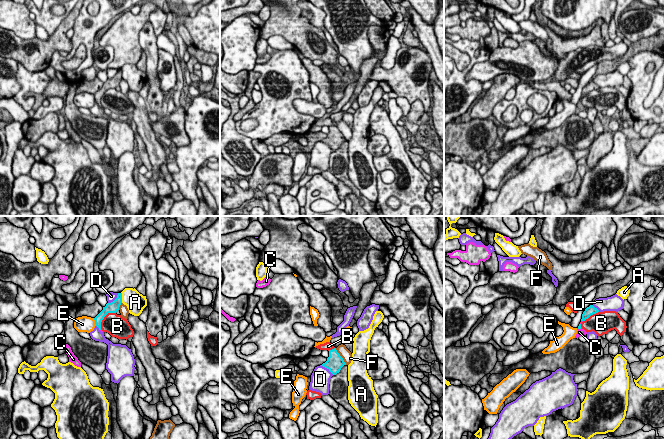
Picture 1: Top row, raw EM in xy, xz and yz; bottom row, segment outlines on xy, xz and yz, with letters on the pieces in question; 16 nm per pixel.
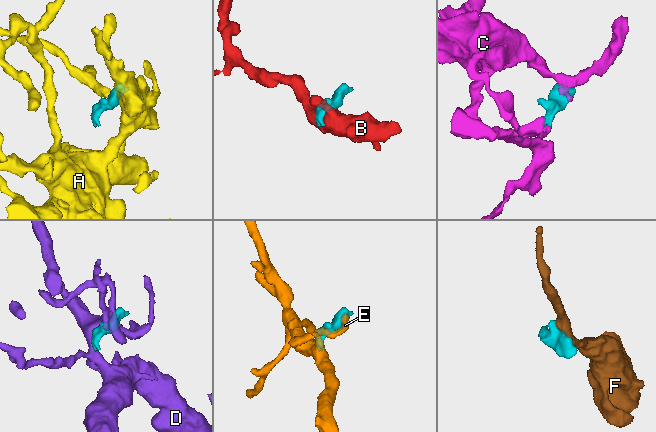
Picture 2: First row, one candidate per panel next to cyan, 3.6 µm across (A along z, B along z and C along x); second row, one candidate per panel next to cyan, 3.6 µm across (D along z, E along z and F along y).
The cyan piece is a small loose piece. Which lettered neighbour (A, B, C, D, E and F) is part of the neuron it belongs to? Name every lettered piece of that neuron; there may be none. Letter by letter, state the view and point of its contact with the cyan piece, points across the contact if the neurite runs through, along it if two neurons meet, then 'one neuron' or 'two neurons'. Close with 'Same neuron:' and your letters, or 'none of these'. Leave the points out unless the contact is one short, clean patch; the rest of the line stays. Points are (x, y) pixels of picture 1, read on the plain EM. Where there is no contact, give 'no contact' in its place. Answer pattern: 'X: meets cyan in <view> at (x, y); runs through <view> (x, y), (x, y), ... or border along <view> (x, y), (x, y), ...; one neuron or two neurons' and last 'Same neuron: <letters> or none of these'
A: meets cyan in xy at (121, 73); two neurons
B: meets cyan in xy at (104, 92); two neurons
C: meets cyan in yz at (579, 104); runs through yz (579, 103), (579, 104), (581, 107); one neuron
D: meets cyan in xz at (327, 144); two neurons
E: meets cyan in xy at (95, 98); border along xy (93, 94), (96, 101); two neurons
F: meets cyan in xz at (340, 132); border along xz (335, 124), (346, 140); two neurons
Same neuron: C

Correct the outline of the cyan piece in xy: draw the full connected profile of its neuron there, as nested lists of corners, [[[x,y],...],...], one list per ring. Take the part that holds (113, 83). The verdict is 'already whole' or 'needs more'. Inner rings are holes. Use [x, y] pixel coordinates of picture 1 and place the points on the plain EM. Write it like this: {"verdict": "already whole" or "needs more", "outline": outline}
{"verdict": "already whole", "outline": [[[118,69],[117,74],[107,79],[103,86],[94,94],[96,102],[101,106],[101,98],[108,89],[116,89],[122,79],[122,69]]]}

